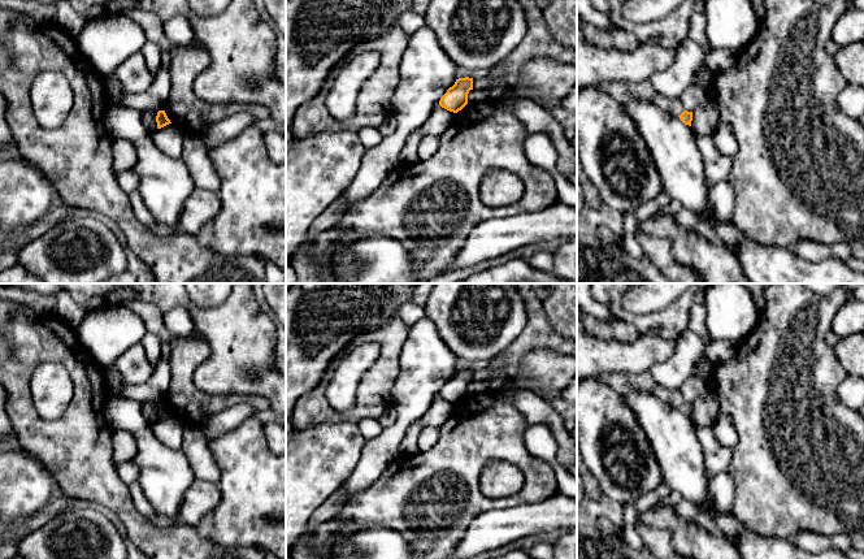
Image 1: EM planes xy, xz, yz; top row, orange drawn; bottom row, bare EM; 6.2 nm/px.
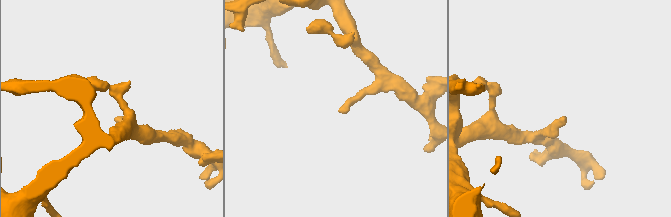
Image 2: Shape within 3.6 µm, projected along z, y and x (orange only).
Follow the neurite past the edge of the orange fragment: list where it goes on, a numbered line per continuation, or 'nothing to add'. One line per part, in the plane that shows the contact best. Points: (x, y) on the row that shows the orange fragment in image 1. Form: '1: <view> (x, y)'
nothing to add

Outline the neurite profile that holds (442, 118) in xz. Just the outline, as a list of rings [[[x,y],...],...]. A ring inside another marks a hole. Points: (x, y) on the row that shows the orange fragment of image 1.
[[[440,105],[434,109],[433,116],[425,121],[416,131],[421,135],[440,136],[455,120],[456,113],[450,112]]]

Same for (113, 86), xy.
[[[114,74],[105,77],[105,87],[108,95],[112,95],[116,99],[120,99],[125,92],[121,82]]]

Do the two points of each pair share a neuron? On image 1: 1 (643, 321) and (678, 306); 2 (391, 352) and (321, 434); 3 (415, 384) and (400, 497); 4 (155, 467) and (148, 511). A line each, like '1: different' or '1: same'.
1: same
2: different
3: different
4: different

